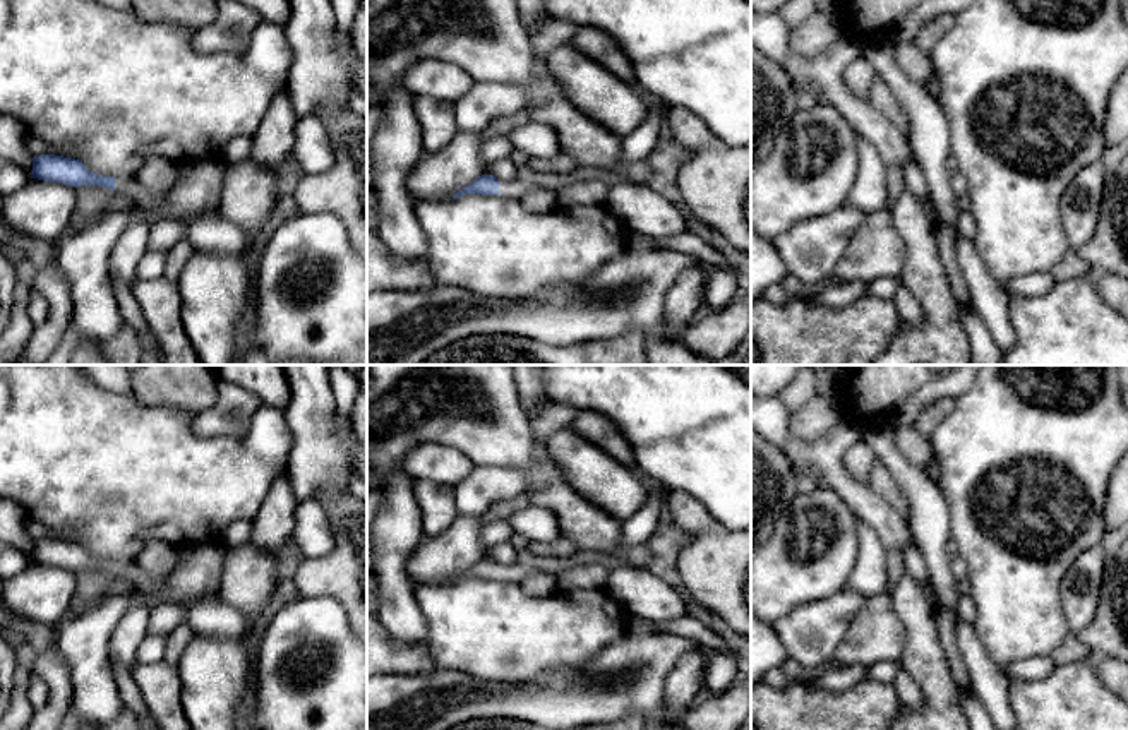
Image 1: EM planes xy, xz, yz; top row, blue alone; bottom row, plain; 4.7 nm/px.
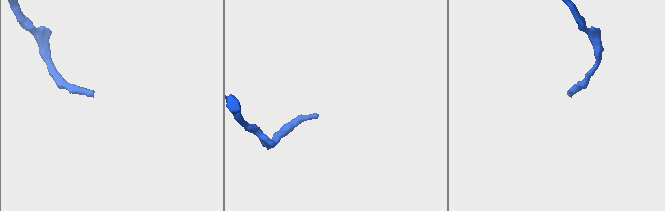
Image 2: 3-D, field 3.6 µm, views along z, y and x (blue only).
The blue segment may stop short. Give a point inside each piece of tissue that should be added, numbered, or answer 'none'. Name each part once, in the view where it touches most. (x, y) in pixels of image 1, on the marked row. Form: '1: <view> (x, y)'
1: xz (516, 189)

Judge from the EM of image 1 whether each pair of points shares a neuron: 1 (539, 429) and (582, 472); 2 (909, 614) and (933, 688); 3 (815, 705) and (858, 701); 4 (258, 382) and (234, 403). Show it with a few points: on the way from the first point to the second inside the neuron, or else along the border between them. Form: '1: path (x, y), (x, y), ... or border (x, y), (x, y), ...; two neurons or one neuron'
1: border (568, 425), (558, 427), (544, 446); two neurons
2: path (923, 633), (923, 658), (930, 669); one neuron
3: path (825, 705), (847, 705); one neuron
4: border (225, 382), (247, 389), (263, 403); two neurons

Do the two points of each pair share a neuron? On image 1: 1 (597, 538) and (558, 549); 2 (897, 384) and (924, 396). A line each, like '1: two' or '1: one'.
1: two
2: two

